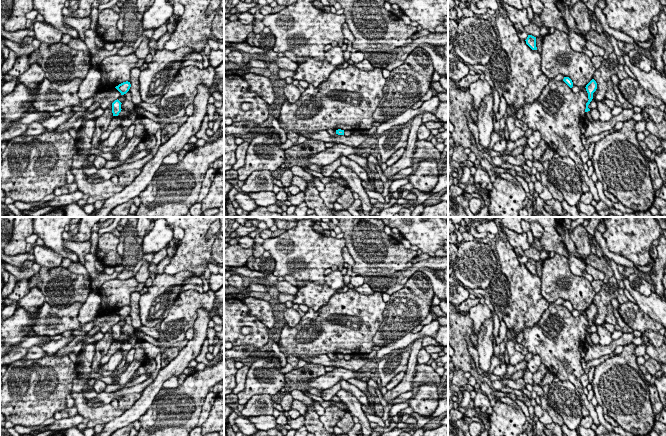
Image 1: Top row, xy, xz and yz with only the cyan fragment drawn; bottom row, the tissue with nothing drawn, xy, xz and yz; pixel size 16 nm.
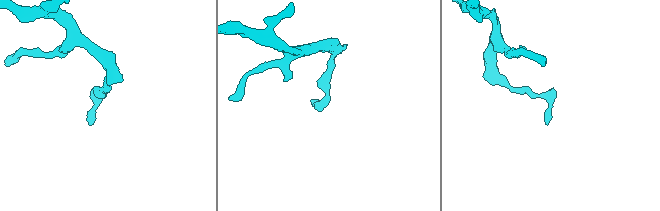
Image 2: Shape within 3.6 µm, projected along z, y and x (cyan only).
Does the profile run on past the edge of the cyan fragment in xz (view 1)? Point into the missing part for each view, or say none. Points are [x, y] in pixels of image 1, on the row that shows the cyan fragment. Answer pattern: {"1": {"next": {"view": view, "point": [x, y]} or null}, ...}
{"1": {"next": null}}

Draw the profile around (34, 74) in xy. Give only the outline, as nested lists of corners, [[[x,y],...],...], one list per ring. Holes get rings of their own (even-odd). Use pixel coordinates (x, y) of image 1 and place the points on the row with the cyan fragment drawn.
[[[38,63],[31,64],[23,74],[18,76],[20,84],[24,84],[31,90],[33,90],[38,83],[42,82],[44,78],[45,72]]]

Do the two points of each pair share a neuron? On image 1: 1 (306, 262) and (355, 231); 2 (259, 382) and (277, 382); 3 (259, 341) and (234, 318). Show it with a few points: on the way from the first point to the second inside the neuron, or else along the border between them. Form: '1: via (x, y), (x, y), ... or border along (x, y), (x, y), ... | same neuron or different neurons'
1: border along (343, 237), (346, 246) | different neurons
2: via (263, 382), (273, 382) | same neuron
3: via (257, 333), (256, 329), (248, 321), (242, 318) | same neuron

